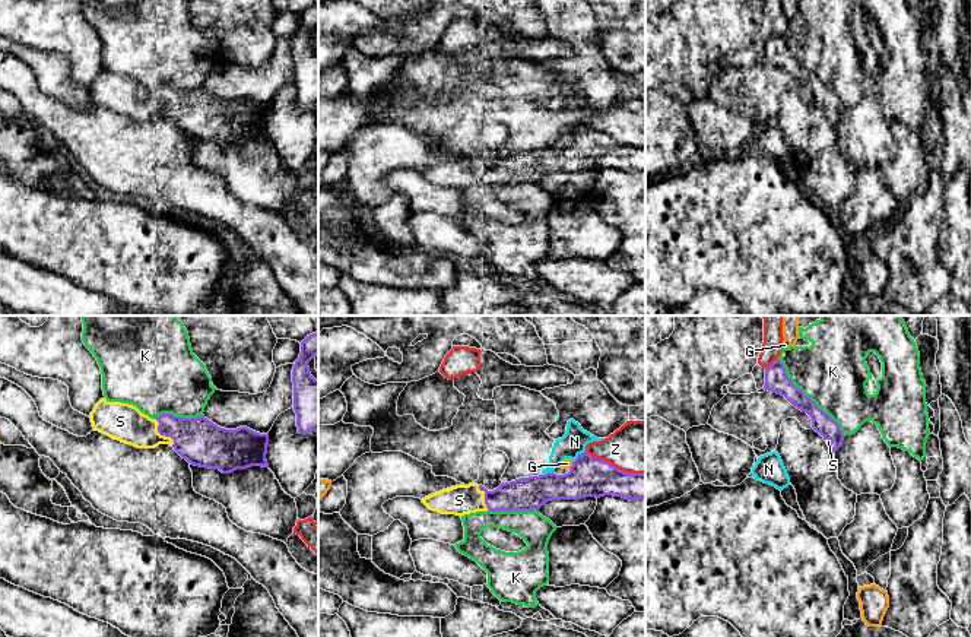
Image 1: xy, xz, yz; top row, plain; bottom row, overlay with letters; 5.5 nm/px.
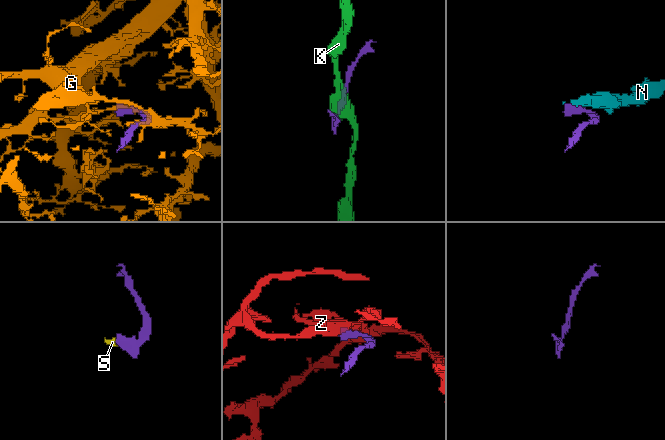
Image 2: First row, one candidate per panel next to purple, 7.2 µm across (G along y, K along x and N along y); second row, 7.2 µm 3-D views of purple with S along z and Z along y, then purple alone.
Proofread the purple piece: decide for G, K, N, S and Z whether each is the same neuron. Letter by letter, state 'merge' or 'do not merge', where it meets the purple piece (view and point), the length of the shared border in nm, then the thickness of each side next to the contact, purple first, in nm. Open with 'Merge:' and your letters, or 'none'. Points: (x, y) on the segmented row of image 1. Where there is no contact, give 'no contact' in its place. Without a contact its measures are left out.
Merge: S
G: do not merge; contact xz (573, 465); length 60 nm; calibres 220 and 60 nm
K: do not merge; contact yz (808, 398); length 550 nm; calibres 130 and 380 nm
N: do not merge; contact xz (578, 456); length 90 nm; calibres 220 and 140 nm
S: merge; contact xy (162, 434); length 170 nm; calibres 260 and 200 nm
Z: do not merge; contact xz (613, 466); length 360 nm; calibres 220 and 280 nm

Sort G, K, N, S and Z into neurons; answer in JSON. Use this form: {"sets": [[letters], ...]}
{"sets": [["G"], ["K"], ["N"], ["S"], ["Z"]]}

